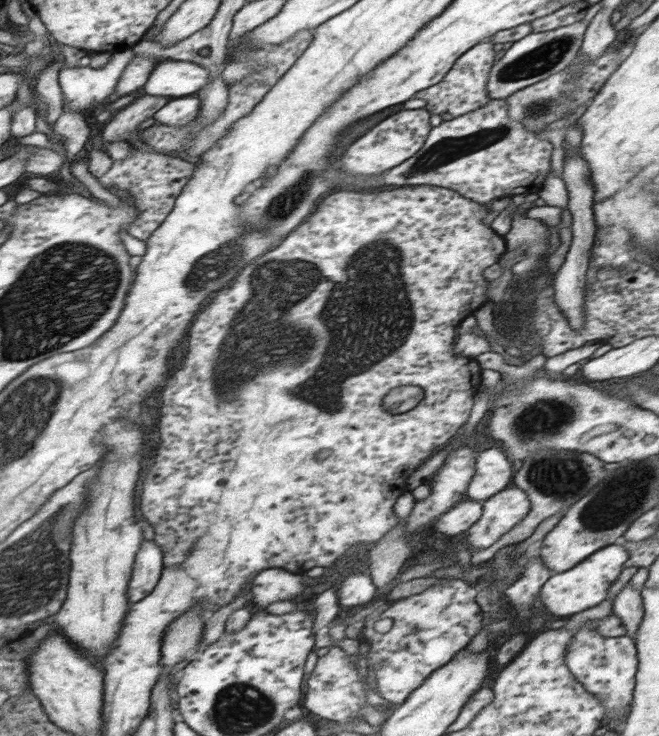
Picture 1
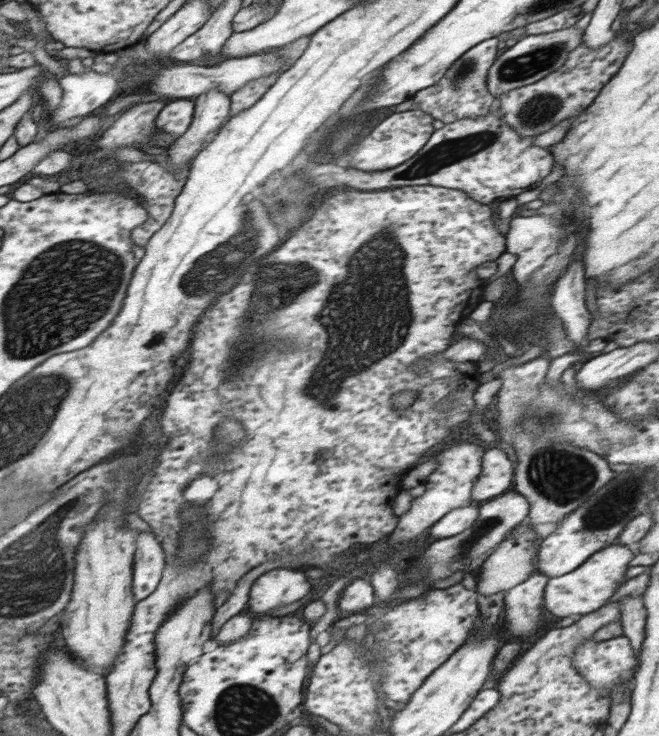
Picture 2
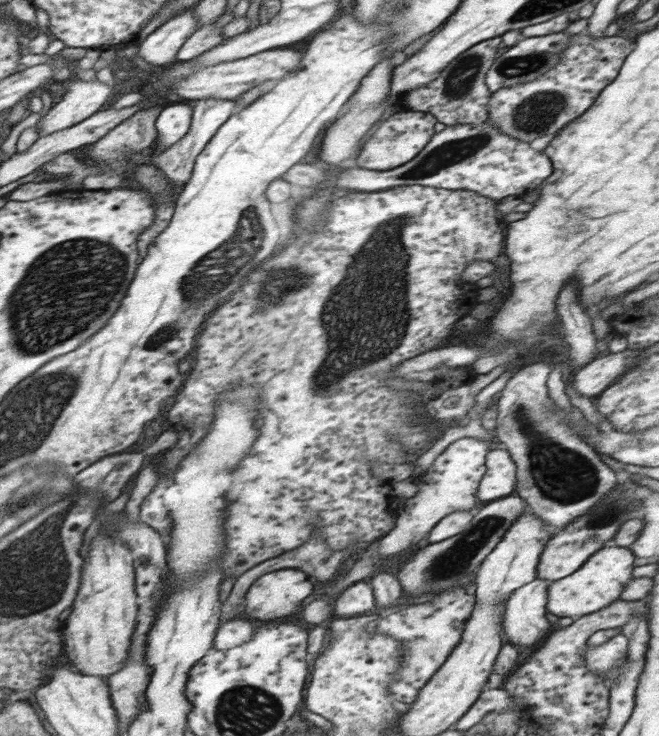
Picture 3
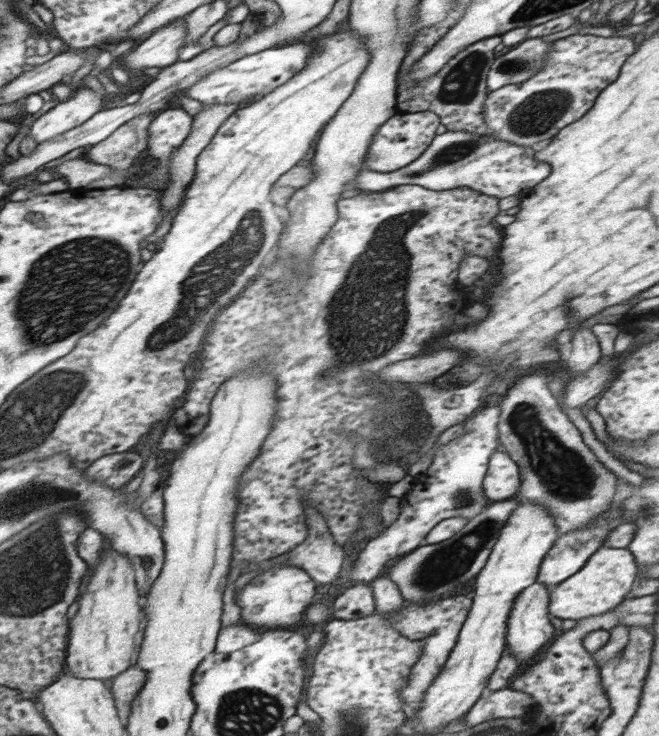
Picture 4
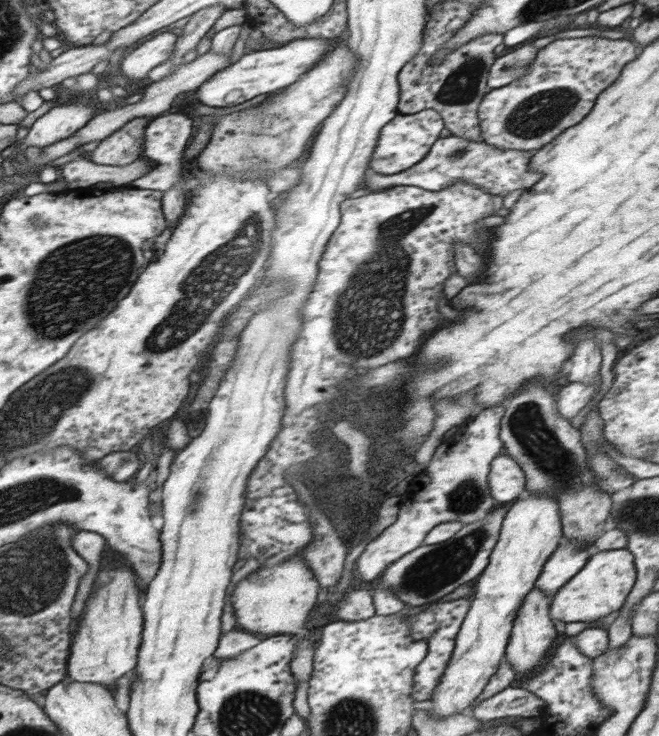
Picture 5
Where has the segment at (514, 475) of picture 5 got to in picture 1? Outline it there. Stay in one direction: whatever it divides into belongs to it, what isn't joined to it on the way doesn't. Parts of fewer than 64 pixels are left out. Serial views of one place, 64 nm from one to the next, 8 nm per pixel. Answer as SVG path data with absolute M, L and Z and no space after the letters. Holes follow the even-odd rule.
M496 447L488 448L476 456L476 473L470 479L467 496L485 501L512 484L512 462L506 452Z

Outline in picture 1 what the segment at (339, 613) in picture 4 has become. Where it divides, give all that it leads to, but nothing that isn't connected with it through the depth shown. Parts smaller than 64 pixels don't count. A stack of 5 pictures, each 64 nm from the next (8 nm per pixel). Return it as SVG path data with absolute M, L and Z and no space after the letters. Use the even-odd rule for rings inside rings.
M367 570L352 574L346 580L340 580L336 599L338 606L356 609L369 606L378 597L376 585L372 582L372 577Z

